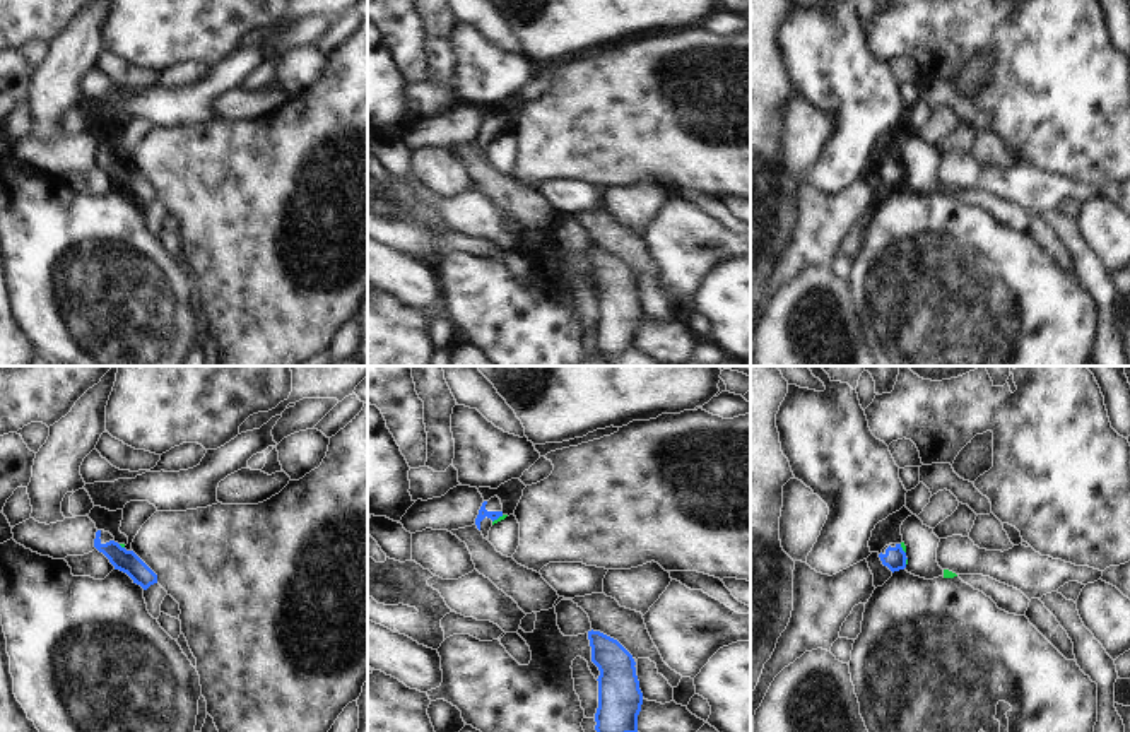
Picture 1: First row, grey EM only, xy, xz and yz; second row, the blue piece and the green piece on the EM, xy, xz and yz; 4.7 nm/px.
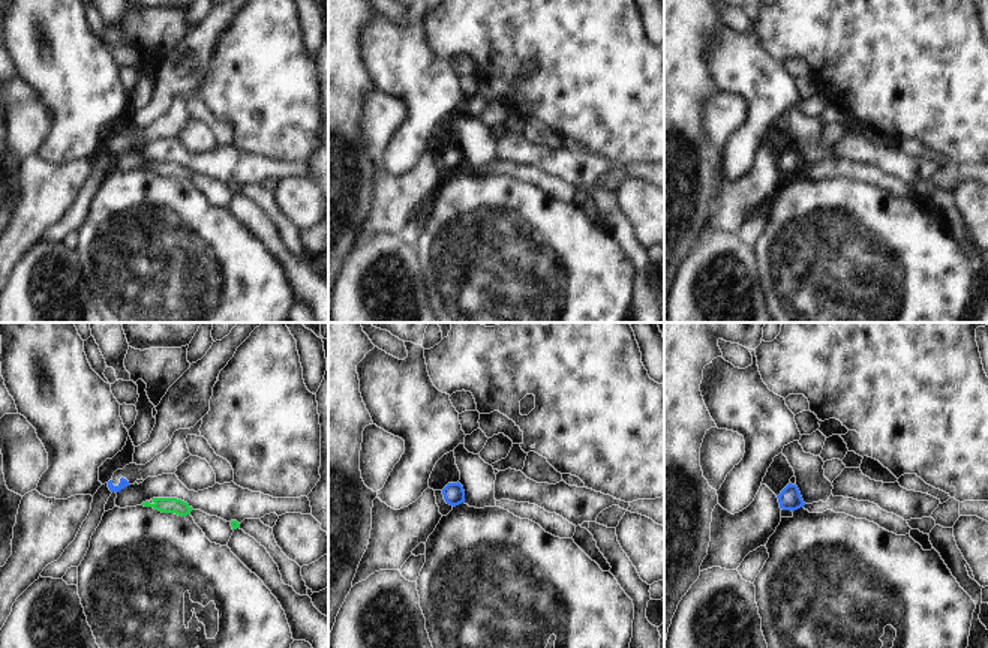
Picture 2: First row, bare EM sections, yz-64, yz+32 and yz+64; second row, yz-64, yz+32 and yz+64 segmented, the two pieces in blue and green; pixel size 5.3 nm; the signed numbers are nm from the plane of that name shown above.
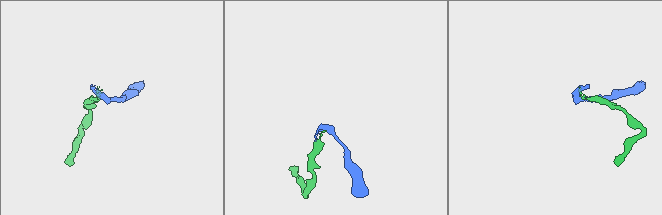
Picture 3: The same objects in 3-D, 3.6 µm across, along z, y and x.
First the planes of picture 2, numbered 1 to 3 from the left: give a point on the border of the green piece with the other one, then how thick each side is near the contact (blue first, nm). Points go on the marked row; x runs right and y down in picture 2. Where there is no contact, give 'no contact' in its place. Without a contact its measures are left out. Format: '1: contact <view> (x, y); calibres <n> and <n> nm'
1: no contact
2: no contact
3: no contact

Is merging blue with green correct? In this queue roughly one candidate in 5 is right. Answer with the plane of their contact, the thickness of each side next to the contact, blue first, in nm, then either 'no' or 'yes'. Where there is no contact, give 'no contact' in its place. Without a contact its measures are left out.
meets blue in xz; 50 nm thick on the blue side, 20 nm on the other; no

